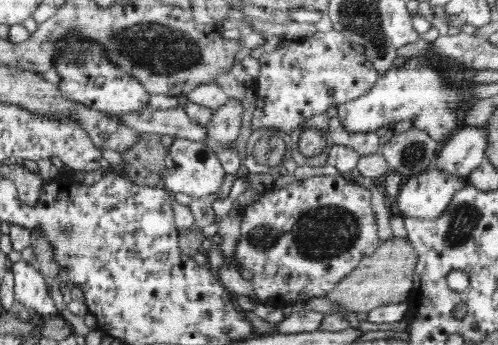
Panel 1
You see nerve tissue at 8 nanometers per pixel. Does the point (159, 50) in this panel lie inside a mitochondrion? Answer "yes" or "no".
yes

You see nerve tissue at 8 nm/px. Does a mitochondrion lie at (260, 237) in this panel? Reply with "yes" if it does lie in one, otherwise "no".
yes

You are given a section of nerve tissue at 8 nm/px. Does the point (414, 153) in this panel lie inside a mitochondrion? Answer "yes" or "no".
yes

